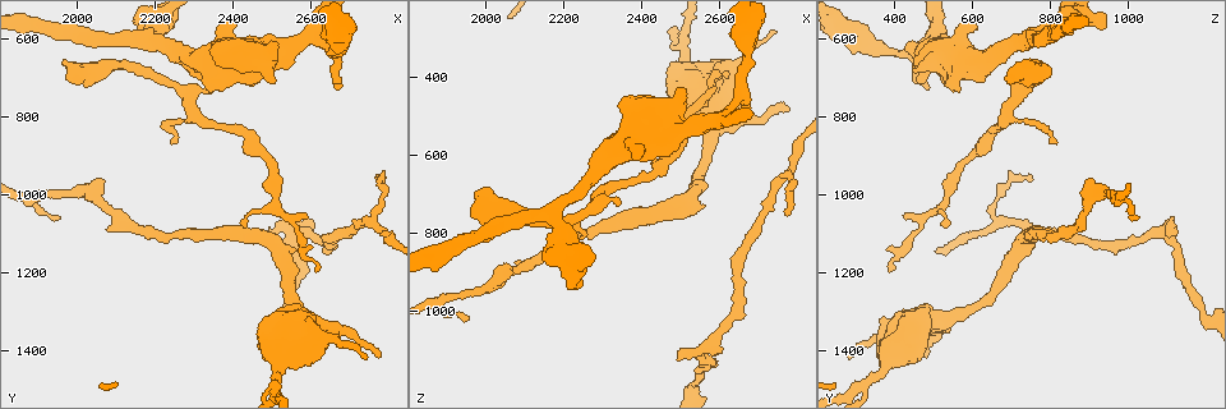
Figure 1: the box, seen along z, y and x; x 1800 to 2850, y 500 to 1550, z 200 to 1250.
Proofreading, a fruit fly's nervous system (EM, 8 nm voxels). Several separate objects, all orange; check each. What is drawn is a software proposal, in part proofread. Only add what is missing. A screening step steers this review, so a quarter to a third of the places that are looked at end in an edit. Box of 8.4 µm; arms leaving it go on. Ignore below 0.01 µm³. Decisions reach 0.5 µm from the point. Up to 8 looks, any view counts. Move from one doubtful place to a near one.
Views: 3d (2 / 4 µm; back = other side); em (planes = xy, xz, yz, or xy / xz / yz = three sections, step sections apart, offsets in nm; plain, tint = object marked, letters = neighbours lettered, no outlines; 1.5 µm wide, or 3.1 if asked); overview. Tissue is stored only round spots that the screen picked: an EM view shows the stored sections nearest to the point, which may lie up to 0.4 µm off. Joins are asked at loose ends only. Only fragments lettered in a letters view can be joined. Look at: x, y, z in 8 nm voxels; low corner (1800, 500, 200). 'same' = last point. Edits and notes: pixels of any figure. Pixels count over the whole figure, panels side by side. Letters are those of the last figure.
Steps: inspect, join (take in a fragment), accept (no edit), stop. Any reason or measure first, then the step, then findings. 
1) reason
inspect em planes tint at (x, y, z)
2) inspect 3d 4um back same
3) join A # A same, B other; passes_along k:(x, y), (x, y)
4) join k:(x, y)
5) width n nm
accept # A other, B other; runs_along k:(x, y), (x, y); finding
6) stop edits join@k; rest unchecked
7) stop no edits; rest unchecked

free end
inspect em yz step 4 tint at (2665, 730, 480)

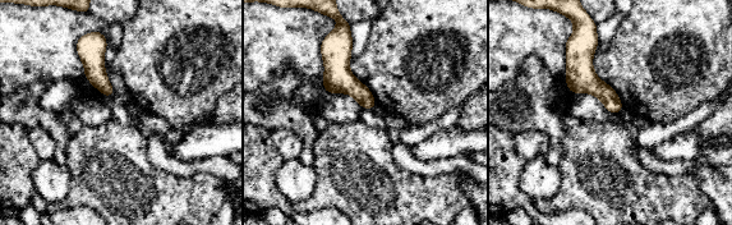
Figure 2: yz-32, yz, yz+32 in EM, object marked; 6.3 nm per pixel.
inspect em yz step 4 letters same

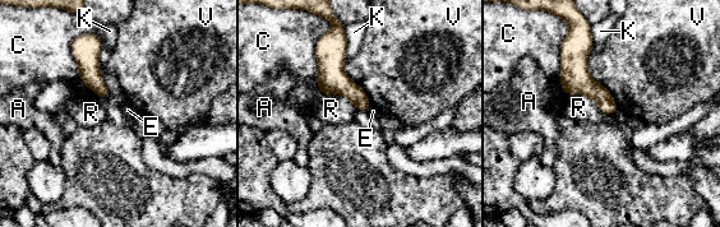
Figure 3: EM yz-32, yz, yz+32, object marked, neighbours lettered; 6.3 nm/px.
accept # A other, C other, E other, K other, R other, V other; border 3:(566, 93), (589, 96), (605, 114); no lettered fragment goes on from it

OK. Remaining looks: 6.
free end
inspect 3d 2um at (2745, 1425, 280)

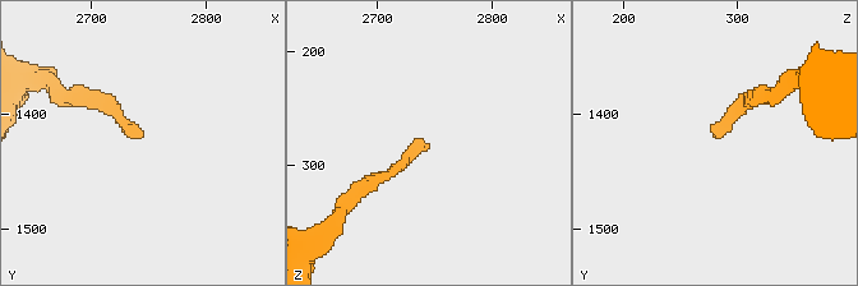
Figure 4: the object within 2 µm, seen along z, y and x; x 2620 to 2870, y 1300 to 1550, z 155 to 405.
now the EM
inspect em xy step 8 tint at (2746, 1422, 282)

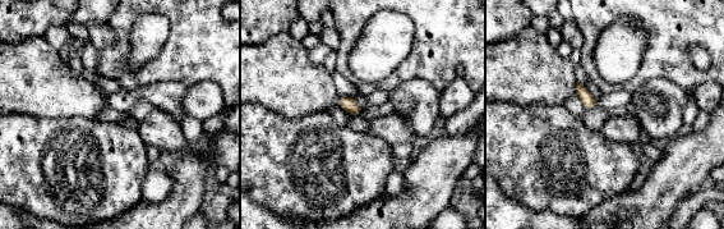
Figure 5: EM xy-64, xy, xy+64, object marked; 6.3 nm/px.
inspect em planes letters same

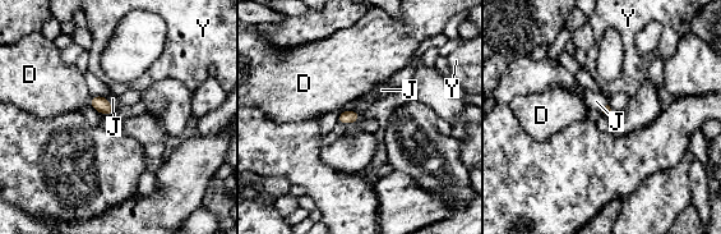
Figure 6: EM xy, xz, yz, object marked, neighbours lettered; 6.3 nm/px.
longest_contact J 90 nm
accept # D other, J other, Y other; border 6:(106, 97), (114, 109); no lettered fragment goes on from it

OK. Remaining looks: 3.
an open end
inspect em xy step 4 plain at (2490, 1100, 1130)

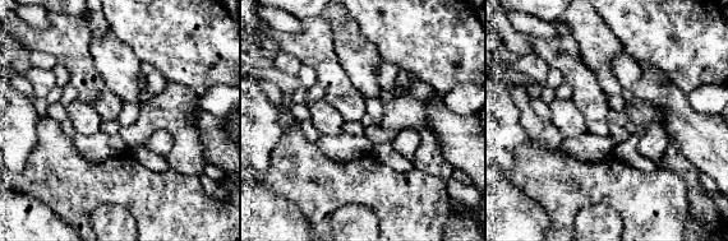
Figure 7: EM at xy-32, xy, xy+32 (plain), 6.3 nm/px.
see the neighbours
inspect em xy step 4 letters same

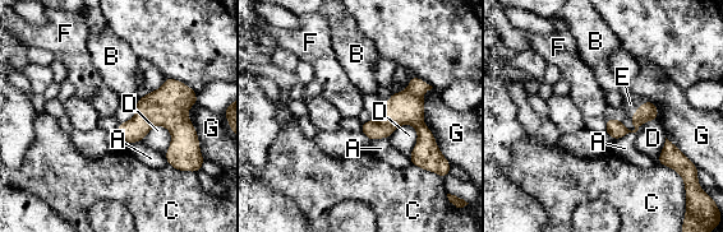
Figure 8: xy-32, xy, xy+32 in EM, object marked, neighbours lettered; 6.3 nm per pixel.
join E # A other, B other, C other, D other, E same, F other, G other; it goes on there

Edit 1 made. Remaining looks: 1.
stop edits join@8; rest unchecked

